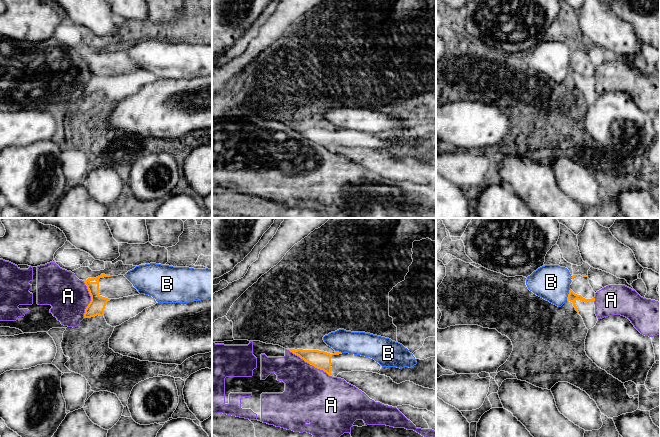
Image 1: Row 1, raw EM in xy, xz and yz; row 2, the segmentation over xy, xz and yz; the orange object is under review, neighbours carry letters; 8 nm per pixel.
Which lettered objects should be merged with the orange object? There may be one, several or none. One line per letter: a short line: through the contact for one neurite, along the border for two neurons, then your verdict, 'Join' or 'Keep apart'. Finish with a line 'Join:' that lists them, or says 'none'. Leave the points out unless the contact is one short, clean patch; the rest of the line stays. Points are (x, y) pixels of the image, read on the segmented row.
A: Keep apart
B: Keep apart
Join: none

